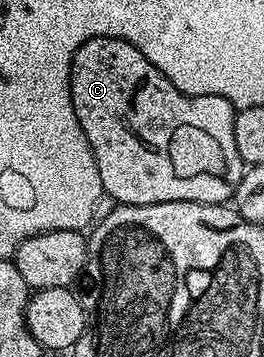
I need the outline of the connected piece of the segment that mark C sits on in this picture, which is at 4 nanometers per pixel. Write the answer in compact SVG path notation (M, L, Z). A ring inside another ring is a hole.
M94 36L82 44L71 63L71 101L77 122L81 122L81 130L85 130L85 138L93 150L103 191L119 204L160 204L178 200L192 200L198 204L227 204L234 197L235 187L241 182L245 171L241 154L237 154L237 138L233 138L237 109L220 96L190 96L177 90L177 86L173 86L173 82L169 82L169 78L165 78L165 74L161 74L161 70L157 70L157 66L153 66L153 62L149 62L141 50L137 50L137 46L108 36Z

